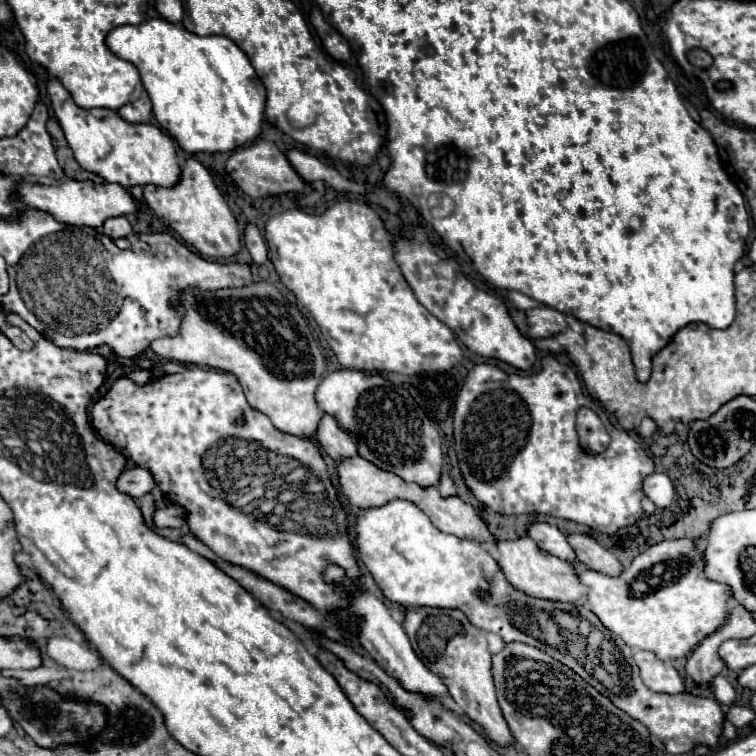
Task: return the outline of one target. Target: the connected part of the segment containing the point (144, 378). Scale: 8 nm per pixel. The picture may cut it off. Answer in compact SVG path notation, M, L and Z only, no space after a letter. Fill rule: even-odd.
M131 370L129 374L125 374L125 378L131 378L135 384L139 384L139 386L145 386L145 384L149 384L151 382L151 372L149 370Z

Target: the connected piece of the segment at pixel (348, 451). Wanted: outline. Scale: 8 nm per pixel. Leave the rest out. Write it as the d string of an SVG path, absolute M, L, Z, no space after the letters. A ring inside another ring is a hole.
M323 414L317 430L317 442L337 462L341 462L341 458L353 458L353 454L357 454L357 444L353 442L351 434L345 434L345 430L341 430L341 426L337 426L335 418L329 414Z

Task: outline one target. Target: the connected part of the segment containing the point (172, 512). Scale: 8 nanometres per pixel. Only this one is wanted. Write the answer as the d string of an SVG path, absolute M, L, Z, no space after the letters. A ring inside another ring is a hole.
M173 504L165 506L165 508L159 508L153 514L153 524L157 528L165 528L165 526L177 528L177 526L183 524L183 520L185 520L185 512L179 506L173 506Z

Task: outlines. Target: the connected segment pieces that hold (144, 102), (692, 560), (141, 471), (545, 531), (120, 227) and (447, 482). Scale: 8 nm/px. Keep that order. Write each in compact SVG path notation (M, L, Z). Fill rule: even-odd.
M143 92L137 102L129 102L123 108L119 108L119 114L129 122L149 122L151 114L153 114L149 96Z
M671 538L649 546L645 552L633 558L629 568L623 568L619 576L607 576L595 570L585 570L579 574L579 580L589 588L589 606L599 616L599 620L623 638L635 650L651 650L661 660L683 658L693 652L693 648L717 628L721 628L729 614L729 602L733 590L705 578L705 554L697 540L693 538Z
M135 466L135 468L127 468L121 472L121 476L117 478L117 488L123 494L129 494L131 498L141 498L143 494L155 488L155 482L149 470Z
M533 522L527 532L529 532L529 538L533 538L541 550L563 560L571 560L571 562L575 560L573 548L569 546L565 534L559 532L557 526L551 526L547 522Z
M119 216L119 218L109 218L105 224L103 224L103 232L117 240L117 238L127 238L129 234L133 234L133 228L129 224L129 220L125 216Z
M445 472L445 474L441 474L441 482L439 482L439 492L441 492L441 496L451 496L451 494L455 494L457 492L457 488L455 488L455 482L453 482L453 478Z

